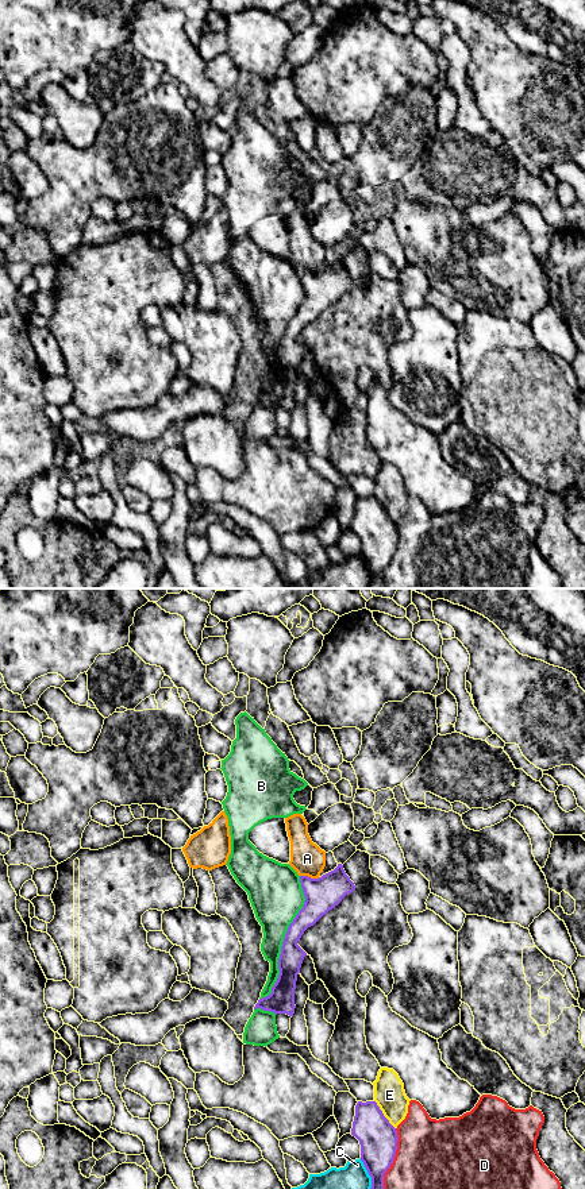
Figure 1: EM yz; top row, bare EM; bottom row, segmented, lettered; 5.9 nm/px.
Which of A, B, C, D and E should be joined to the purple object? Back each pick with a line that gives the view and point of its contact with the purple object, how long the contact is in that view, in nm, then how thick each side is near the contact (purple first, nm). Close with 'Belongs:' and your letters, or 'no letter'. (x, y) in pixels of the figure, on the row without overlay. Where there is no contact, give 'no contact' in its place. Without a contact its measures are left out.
Belongs: no letter

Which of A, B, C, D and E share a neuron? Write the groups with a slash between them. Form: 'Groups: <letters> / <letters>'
Groups: A / B / C / D / E

